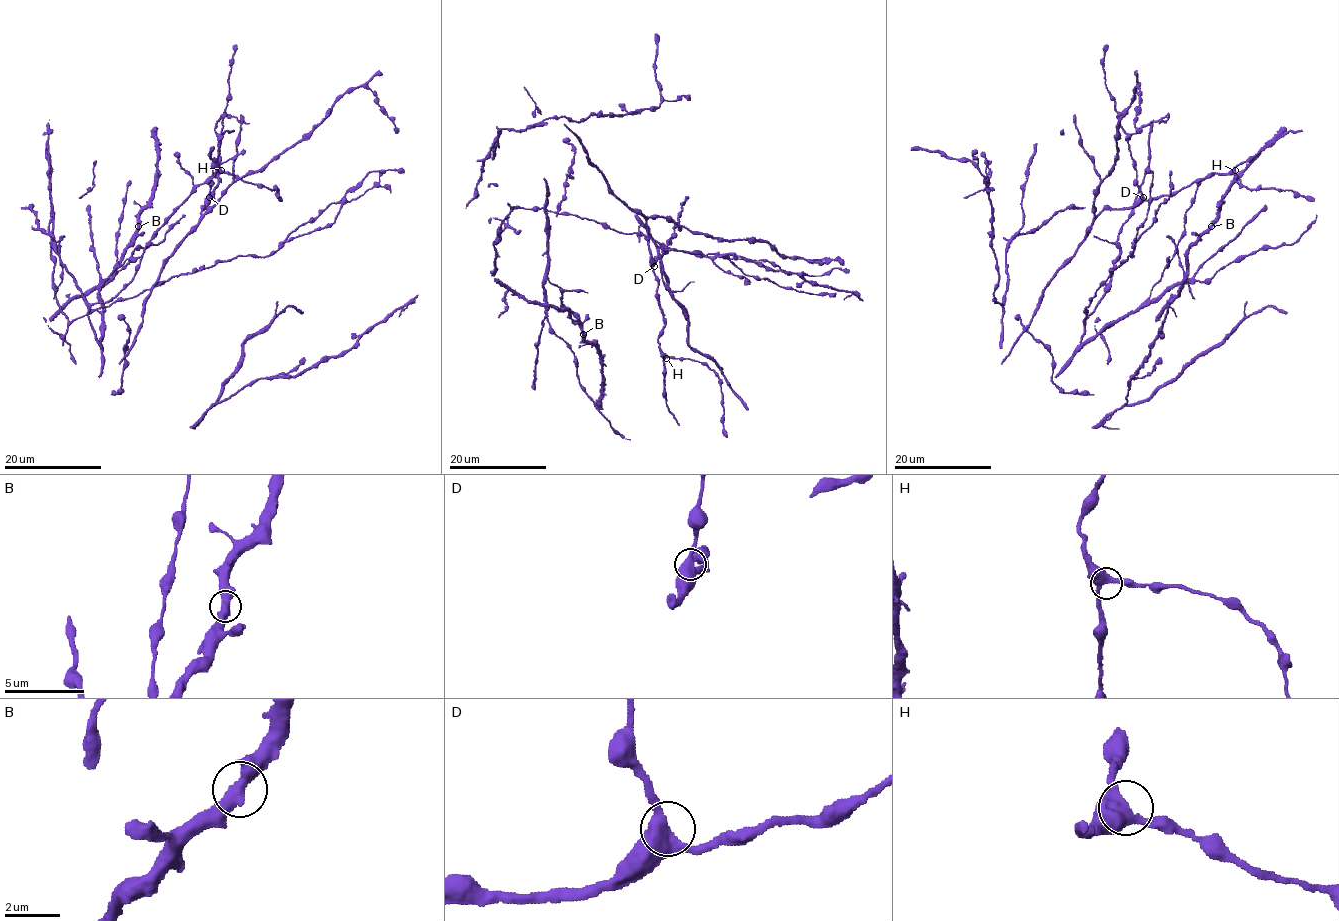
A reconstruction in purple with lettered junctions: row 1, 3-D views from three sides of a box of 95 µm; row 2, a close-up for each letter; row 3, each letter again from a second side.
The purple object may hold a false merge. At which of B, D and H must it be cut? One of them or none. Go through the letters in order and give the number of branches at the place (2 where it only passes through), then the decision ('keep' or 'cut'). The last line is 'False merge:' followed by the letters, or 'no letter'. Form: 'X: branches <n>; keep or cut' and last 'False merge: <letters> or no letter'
B: branches 3; keep
D: branches 3; keep
H: branches 3; keep
False merge: no letter

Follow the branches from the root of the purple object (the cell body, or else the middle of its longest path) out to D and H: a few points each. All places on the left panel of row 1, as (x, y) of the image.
D: (123, 371), (124, 345), (129, 331), (142, 322), (145, 298), (162, 264), (198, 222), (209, 197)
H: (123, 371), (124, 345), (142, 322), (145, 298), (198, 222), (221, 170)

